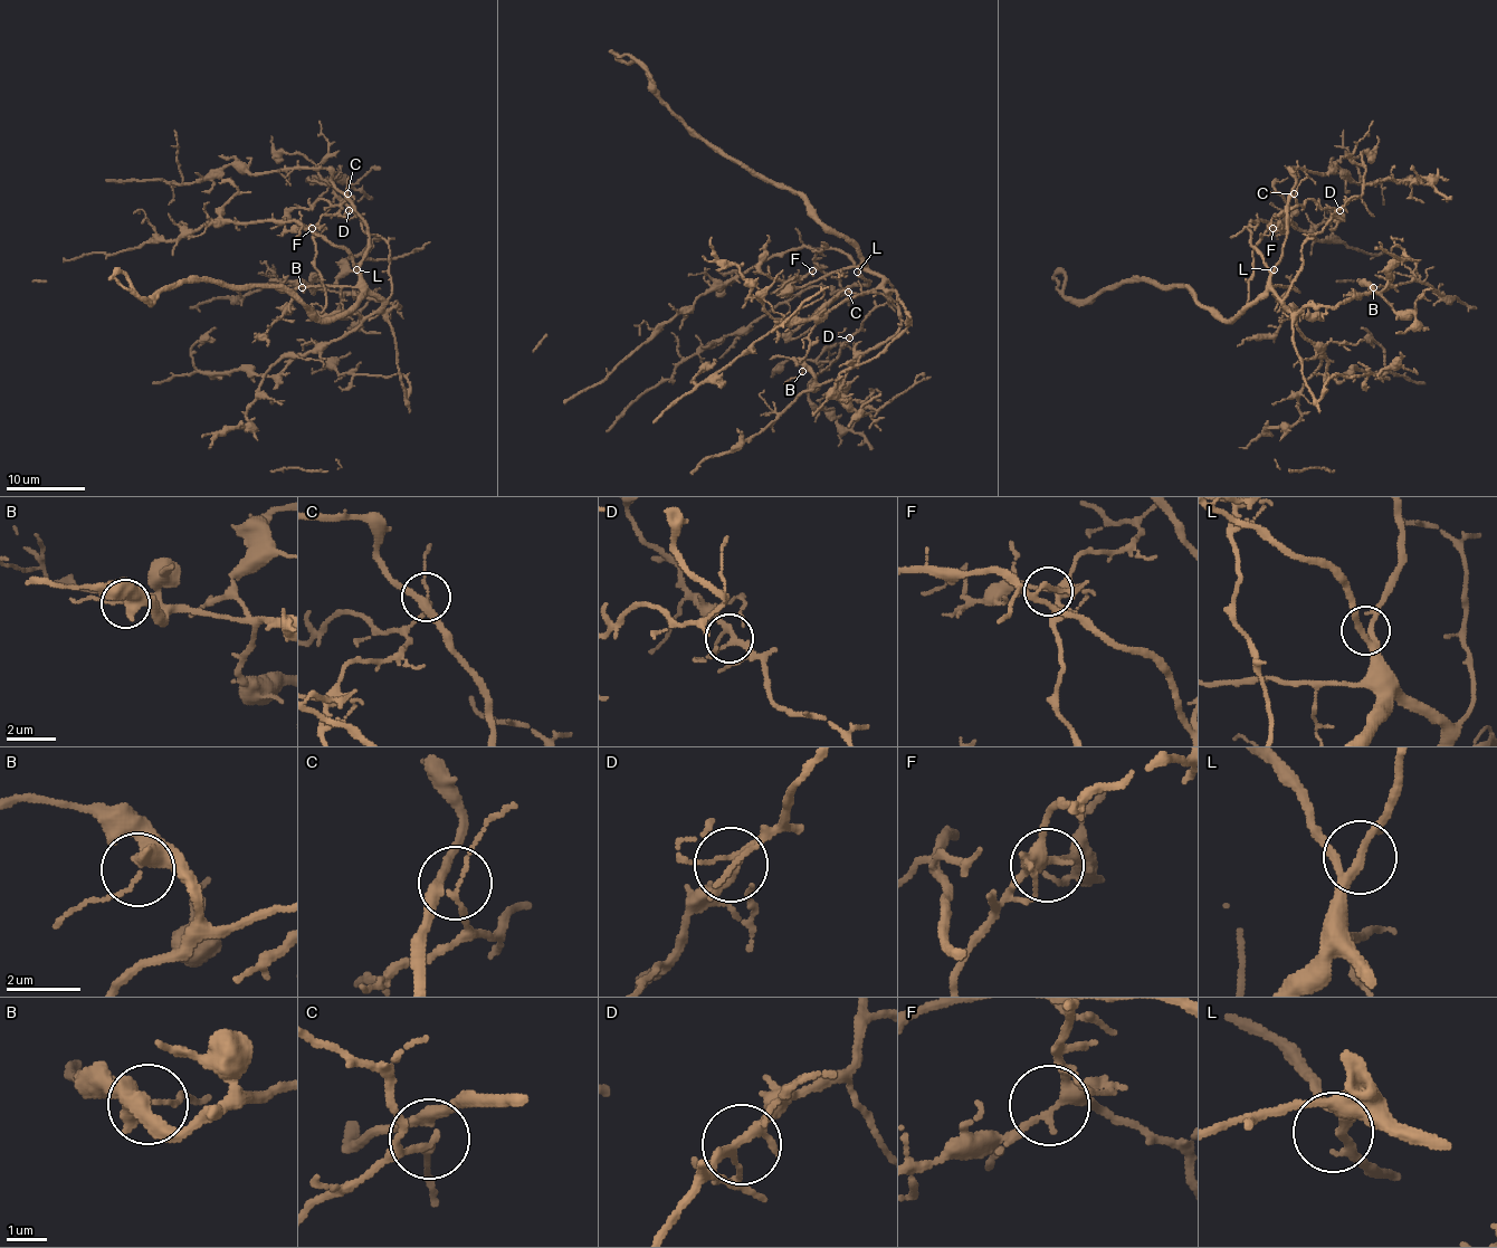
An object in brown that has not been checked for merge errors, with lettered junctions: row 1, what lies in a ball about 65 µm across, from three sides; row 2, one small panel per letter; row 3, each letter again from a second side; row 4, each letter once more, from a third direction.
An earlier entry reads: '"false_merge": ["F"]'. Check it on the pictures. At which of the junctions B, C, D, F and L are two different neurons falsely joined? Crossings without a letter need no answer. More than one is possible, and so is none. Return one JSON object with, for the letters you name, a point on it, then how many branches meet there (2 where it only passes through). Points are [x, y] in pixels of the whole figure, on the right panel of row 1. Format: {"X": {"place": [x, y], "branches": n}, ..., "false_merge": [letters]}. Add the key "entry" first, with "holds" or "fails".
{"entry": "fails", "false_merge": []}

